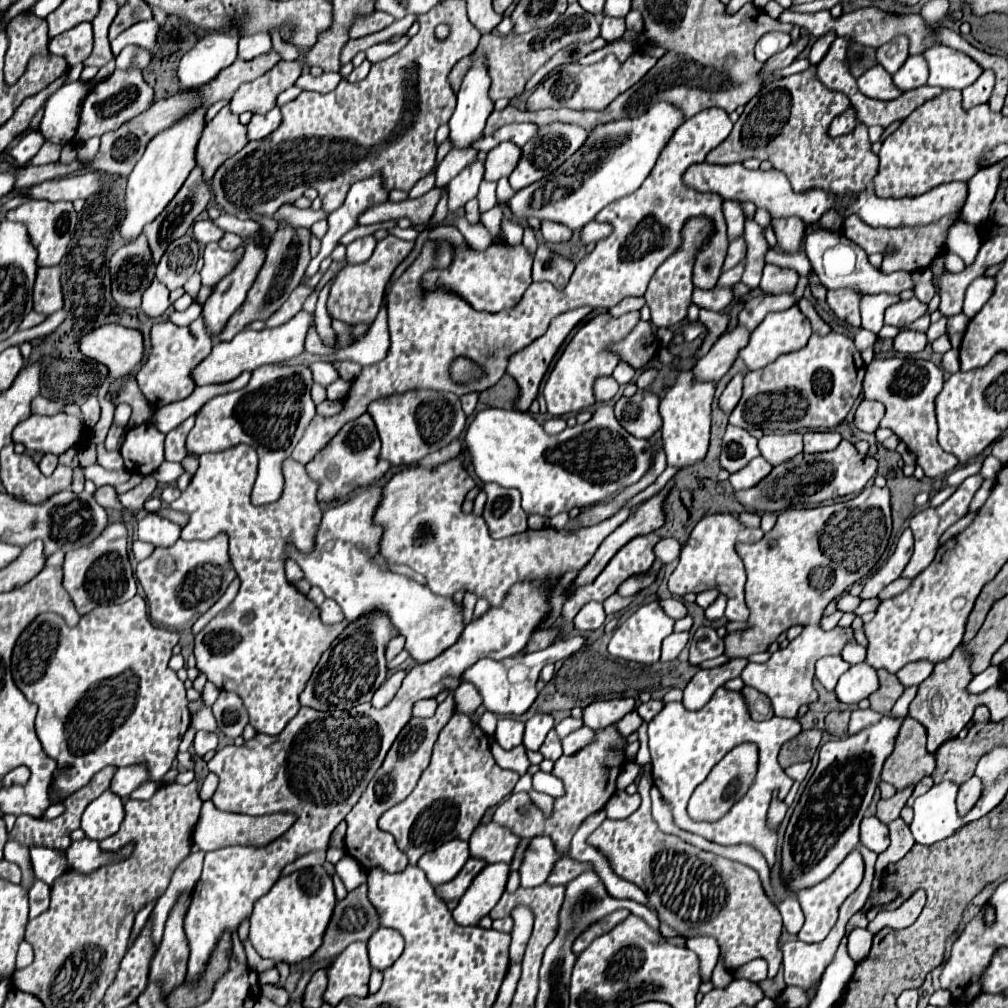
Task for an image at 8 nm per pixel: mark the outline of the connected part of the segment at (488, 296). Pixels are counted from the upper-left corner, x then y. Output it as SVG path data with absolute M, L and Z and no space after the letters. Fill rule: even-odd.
M494 242L486 252L476 250L456 250L456 258L452 266L446 270L434 270L424 274L422 286L430 290L432 286L444 286L456 294L462 294L470 306L476 310L488 310L488 312L500 312L510 306L516 306L522 300L522 294L532 284L530 278L532 268L532 256L524 250L524 246L508 246L502 242Z

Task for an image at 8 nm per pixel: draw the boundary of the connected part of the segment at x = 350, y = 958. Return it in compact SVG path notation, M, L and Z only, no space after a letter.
M366 942L350 944L328 968L328 988L324 992L324 1000L336 1006L346 996L366 996L370 970Z

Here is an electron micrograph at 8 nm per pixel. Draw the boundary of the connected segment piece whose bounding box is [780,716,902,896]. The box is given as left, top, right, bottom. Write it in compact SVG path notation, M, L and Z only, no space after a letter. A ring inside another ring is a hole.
M884 716L876 726L868 726L848 738L826 742L820 748L820 762L792 812L782 842L780 876L790 896L826 880L858 846L860 820L872 802L882 764L894 748L900 722Z

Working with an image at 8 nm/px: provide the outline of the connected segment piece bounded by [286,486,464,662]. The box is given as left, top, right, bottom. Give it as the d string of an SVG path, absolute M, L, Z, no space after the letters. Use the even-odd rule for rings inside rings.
M370 486L354 494L344 504L326 508L322 522L318 524L312 550L302 552L292 542L288 542L286 554L298 562L312 586L322 588L326 598L332 598L340 604L348 622L366 612L382 610L392 618L392 624L406 638L406 650L410 650L410 656L416 662L428 662L452 646L462 634L462 604L454 604L452 598L434 596L426 586L414 582L412 578L394 574L390 570L380 570L372 562L382 534L382 530L372 524L380 494L382 488Z

